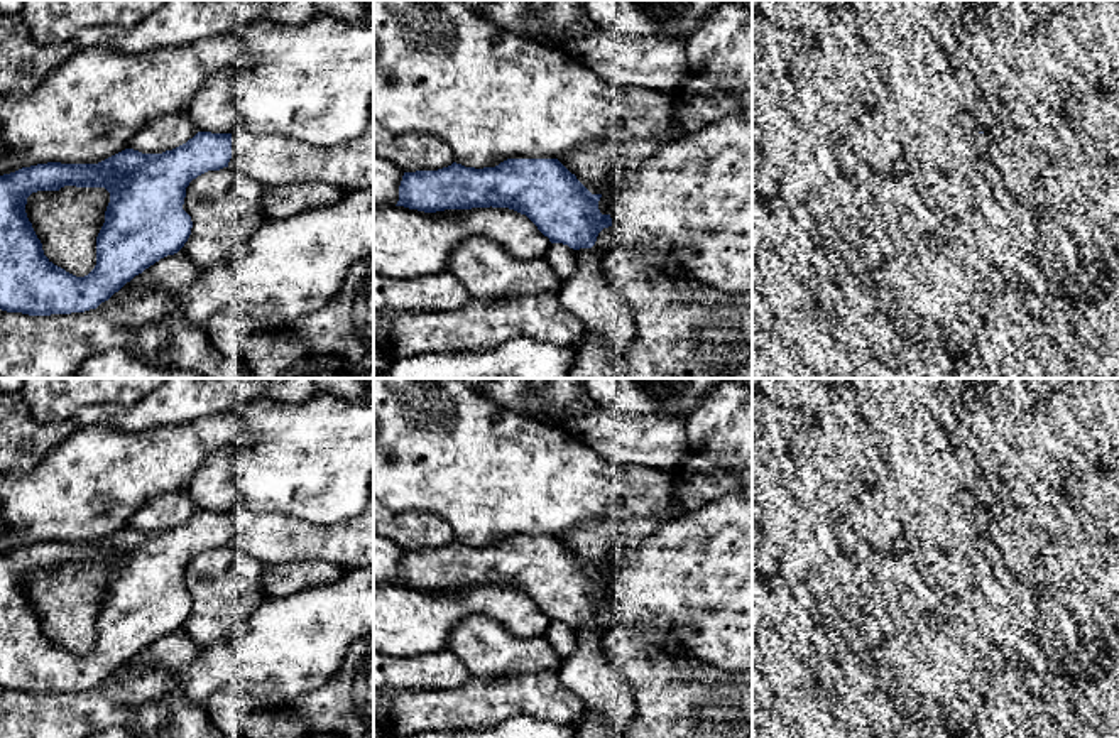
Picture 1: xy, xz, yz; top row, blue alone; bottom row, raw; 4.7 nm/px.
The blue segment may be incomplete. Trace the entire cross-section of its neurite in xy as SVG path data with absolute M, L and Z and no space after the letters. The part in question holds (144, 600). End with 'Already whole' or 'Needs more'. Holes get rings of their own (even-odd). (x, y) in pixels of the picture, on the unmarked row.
M374 475L365 510L331 525L242 508L198 510L186 522L162 532L125 527L98 542L47 540L0 554L0 687L29 694L96 687L135 654L184 625L193 606L191 594L183 588L186 566L198 554L223 545L259 559L265 567L299 561L325 561L345 569L374 567ZM64 564L105 566L110 571L105 601L96 615L96 643L85 655L66 650L44 633L25 591L32 571L59 569Z. Needs more

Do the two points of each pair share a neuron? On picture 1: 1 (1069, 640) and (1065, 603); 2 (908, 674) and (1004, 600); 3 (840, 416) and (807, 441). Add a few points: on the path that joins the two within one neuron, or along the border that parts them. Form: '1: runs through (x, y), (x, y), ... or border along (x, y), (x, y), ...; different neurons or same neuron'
1: runs through (1069, 632), (1064, 612); same neuron
2: border along (972, 624), (987, 645); different neurons
3: runs through (832, 424), (815, 441); same neuron

